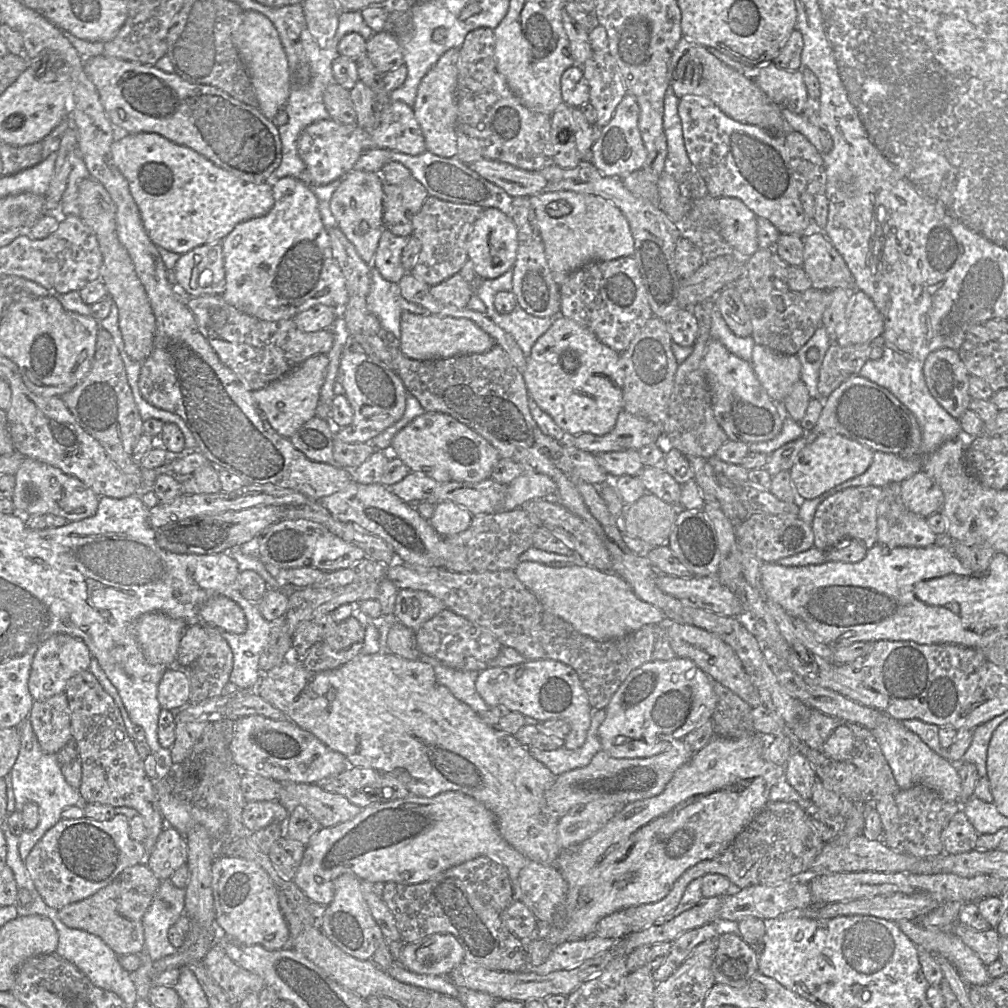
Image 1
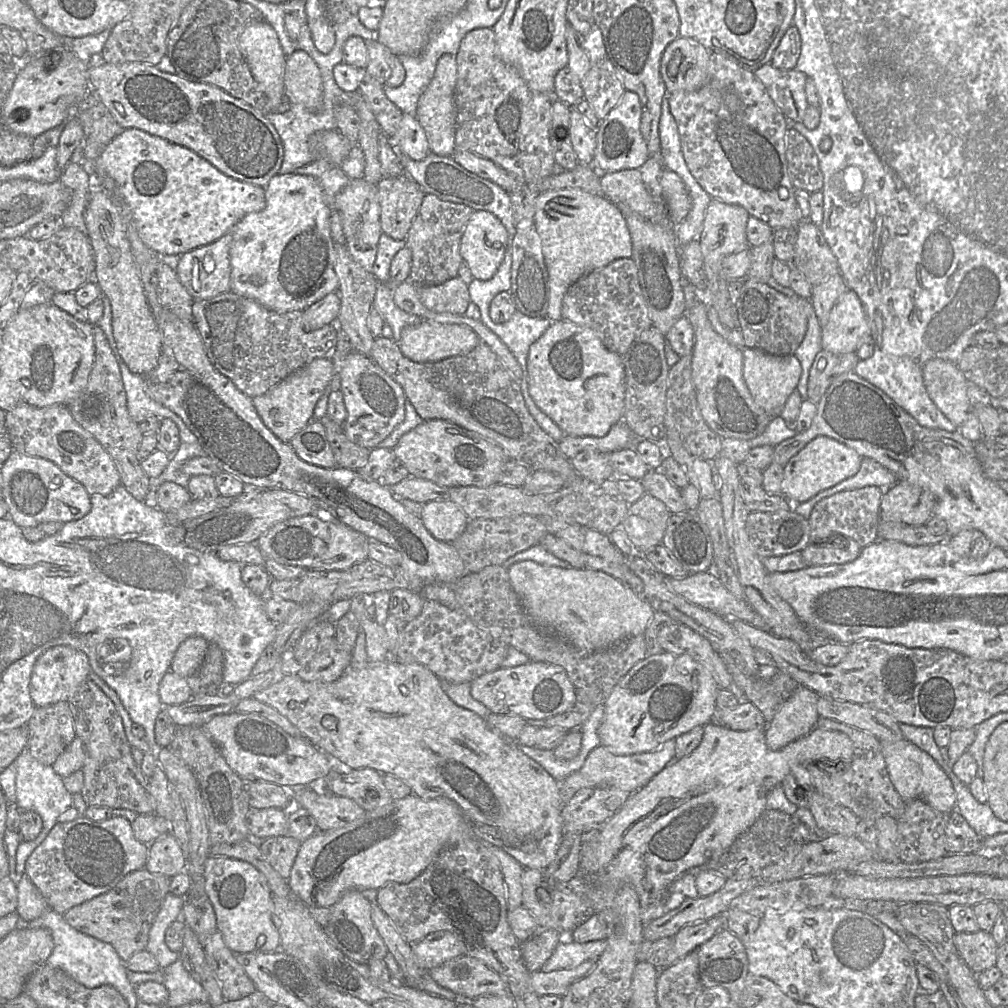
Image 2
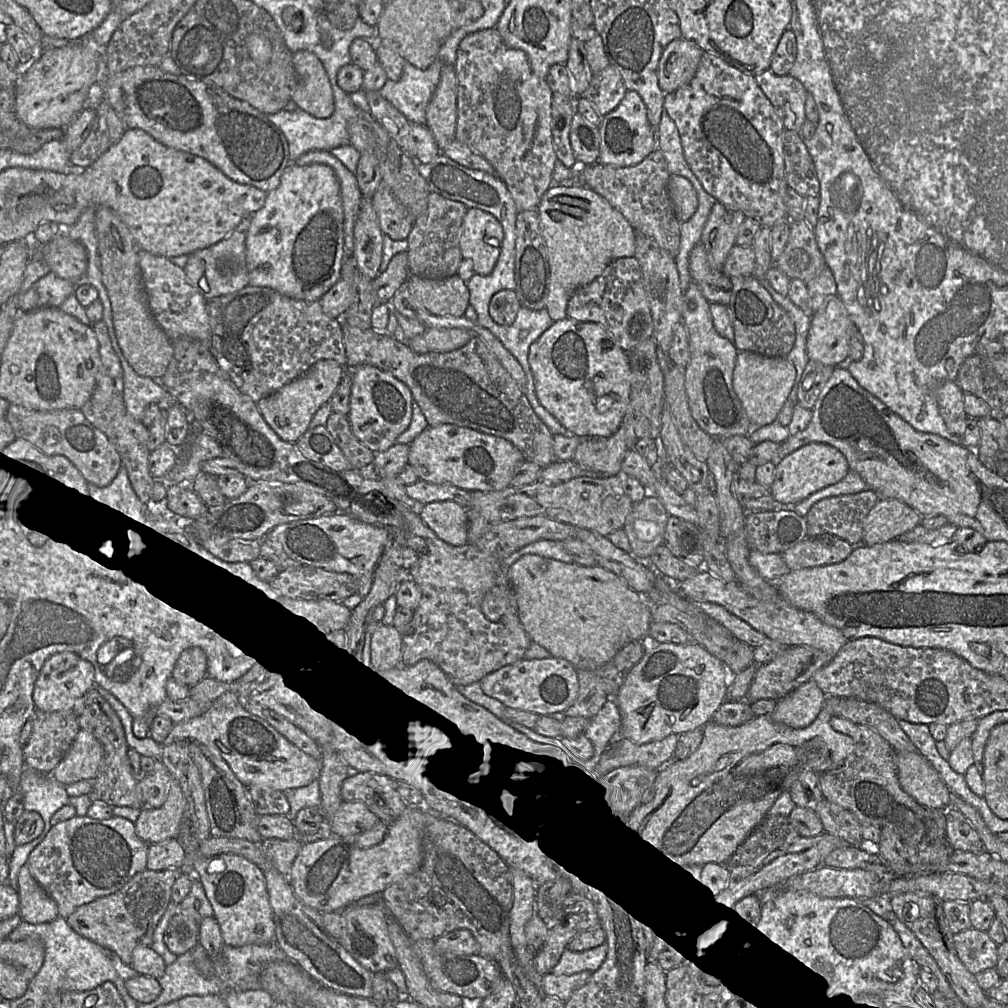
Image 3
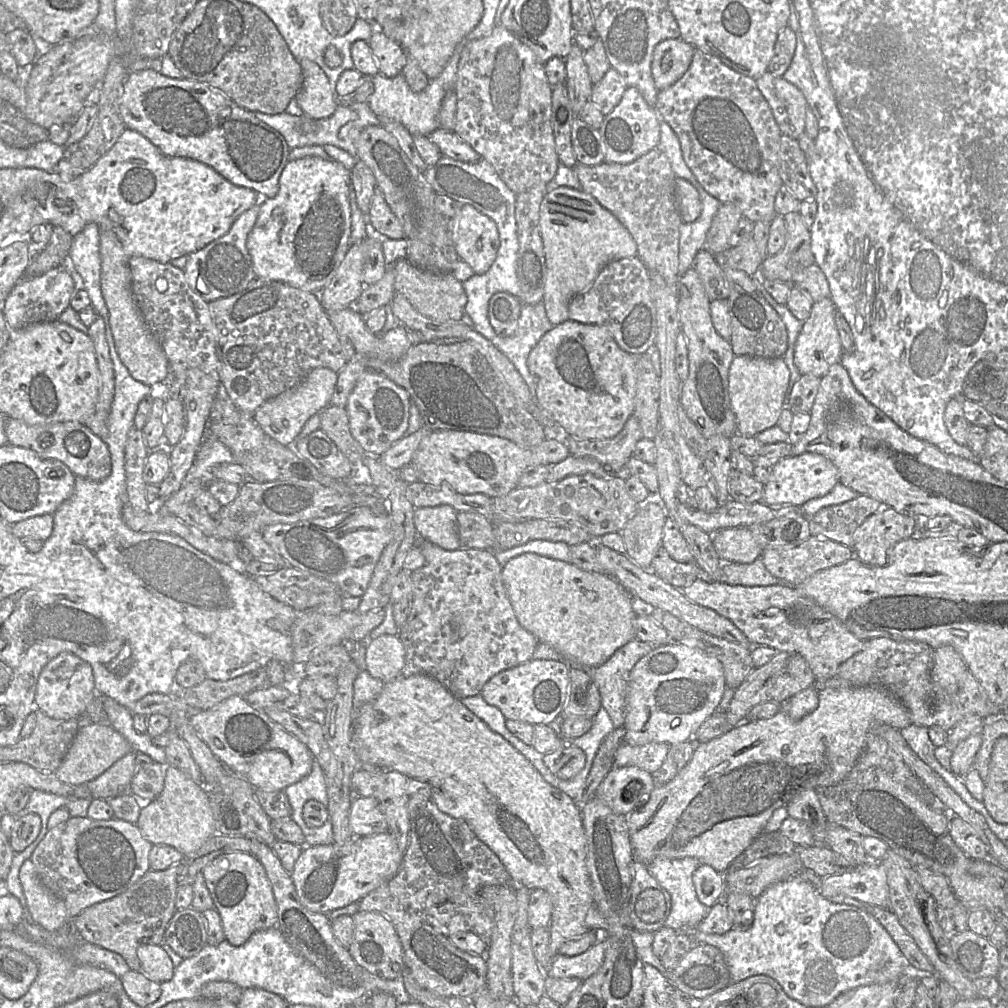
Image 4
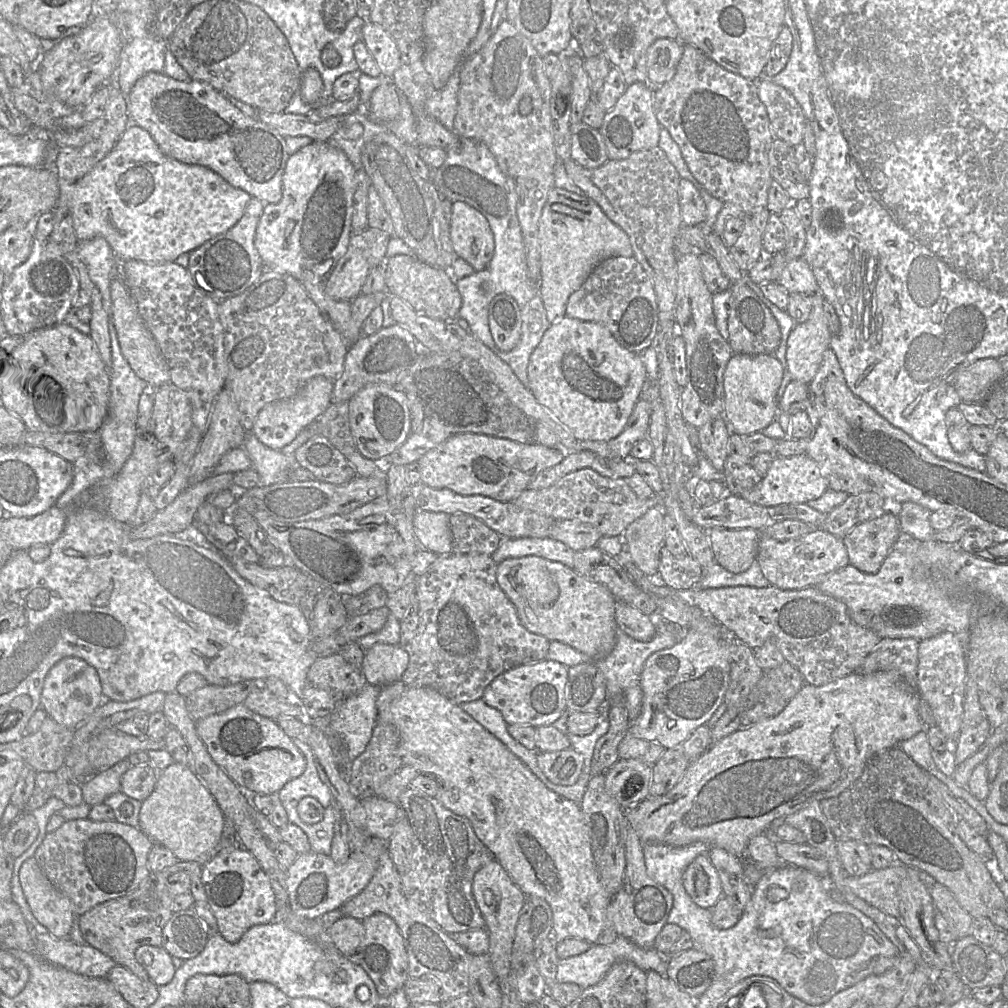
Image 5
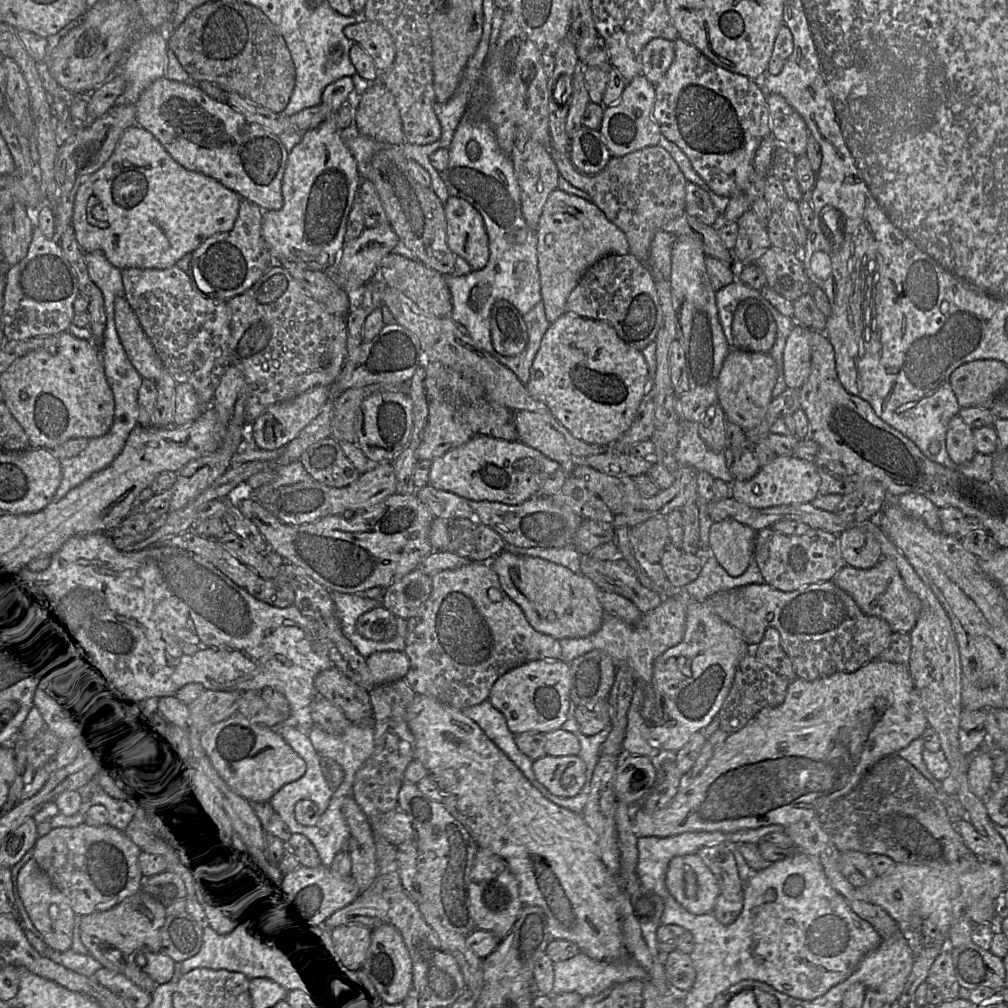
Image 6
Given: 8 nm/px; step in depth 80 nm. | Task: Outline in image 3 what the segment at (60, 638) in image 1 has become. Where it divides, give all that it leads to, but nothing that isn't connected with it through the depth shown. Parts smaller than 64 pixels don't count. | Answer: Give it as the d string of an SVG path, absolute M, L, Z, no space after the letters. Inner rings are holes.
M59 652L43 664L35 682L33 700L37 710L44 712L71 711L76 701L95 686L93 665L73 652Z

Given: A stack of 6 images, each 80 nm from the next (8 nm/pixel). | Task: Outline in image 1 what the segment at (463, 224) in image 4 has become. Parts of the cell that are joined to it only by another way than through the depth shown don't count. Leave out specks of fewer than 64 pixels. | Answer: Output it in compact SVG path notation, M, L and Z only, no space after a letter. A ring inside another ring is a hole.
M485 208L474 222L467 238L468 259L472 261L478 278L495 279L513 268L519 245L517 227L513 219L497 208Z

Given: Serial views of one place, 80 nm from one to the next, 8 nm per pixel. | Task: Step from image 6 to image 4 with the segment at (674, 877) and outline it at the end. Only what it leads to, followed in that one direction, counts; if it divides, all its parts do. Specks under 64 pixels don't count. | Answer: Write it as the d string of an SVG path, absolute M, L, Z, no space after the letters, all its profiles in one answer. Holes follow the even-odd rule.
M700 864L693 873L693 884L698 900L707 907L723 901L726 893L725 876L712 866Z

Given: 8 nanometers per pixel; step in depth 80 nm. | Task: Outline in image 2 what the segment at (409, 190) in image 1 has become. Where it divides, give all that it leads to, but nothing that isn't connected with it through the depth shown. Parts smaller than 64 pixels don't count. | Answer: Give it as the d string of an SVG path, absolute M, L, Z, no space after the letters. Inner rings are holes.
M407 174L396 178L381 178L377 183L382 232L395 240L405 240L425 192Z

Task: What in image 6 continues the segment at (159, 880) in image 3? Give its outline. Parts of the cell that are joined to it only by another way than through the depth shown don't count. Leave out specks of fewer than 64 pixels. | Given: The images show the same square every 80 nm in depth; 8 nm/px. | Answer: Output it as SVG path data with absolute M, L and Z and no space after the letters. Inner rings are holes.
M140 889L107 911L83 916L80 925L81 941L89 954L104 968L124 975L144 991L152 993L157 984L136 964L135 956L140 950L153 953L161 951L162 928L166 918L166 908Z

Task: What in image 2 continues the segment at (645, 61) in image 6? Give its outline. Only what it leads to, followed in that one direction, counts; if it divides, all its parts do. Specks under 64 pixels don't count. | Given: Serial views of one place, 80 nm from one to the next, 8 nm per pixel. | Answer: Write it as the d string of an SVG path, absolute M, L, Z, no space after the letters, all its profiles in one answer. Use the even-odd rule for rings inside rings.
M678 36L663 52L660 74L667 92L695 91L712 74L710 51L696 41Z

